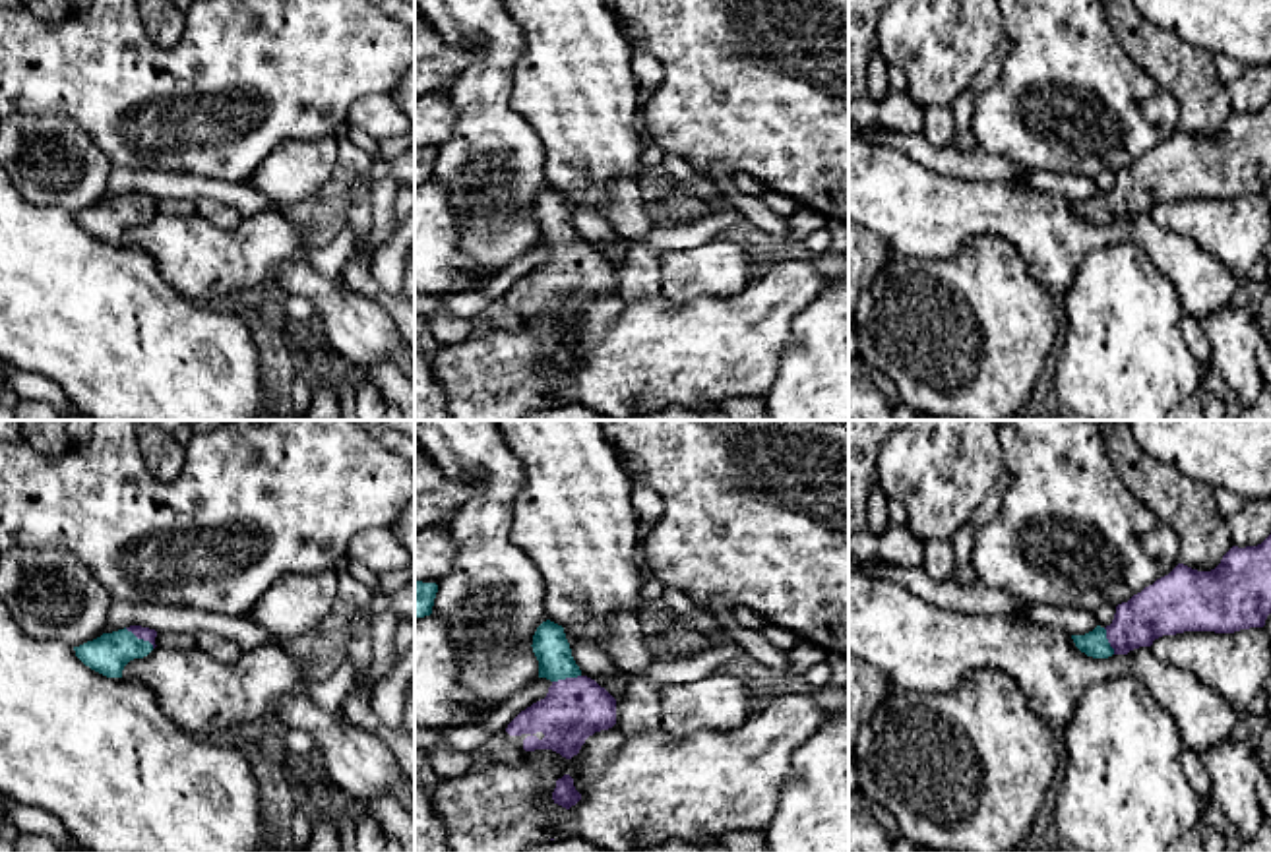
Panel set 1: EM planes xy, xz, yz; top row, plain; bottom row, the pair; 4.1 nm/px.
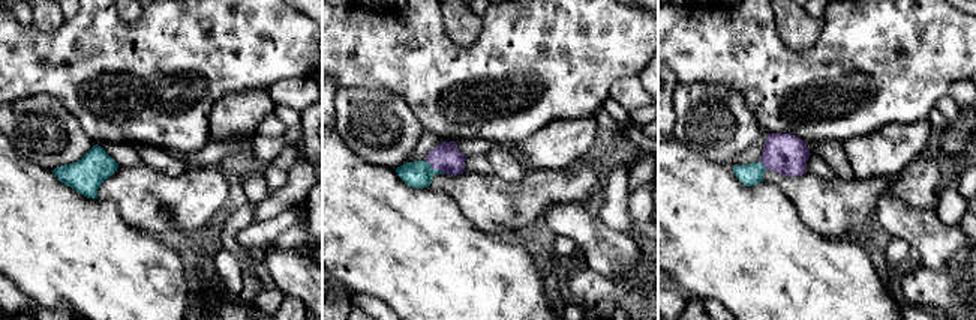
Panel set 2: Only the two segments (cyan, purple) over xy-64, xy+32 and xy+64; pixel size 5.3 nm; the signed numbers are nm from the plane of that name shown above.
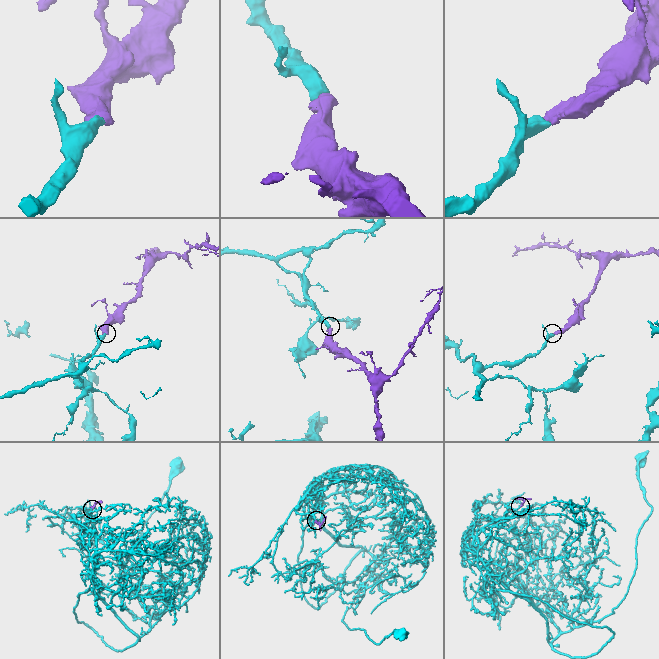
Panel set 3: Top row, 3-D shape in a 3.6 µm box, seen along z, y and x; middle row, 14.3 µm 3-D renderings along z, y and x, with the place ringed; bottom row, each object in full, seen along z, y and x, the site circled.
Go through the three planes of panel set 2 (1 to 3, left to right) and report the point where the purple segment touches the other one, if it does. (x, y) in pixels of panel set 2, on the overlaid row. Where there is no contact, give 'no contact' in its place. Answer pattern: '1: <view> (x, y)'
1: no contact
2: xy+32 (434, 169)
3: xy+64 (763, 166)

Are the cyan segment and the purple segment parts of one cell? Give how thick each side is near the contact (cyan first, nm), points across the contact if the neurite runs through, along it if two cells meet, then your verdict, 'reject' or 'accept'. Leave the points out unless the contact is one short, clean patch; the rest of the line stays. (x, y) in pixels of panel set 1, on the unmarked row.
160/60 nm | across xy (109, 219), (140, 206), (146, 200) | accept

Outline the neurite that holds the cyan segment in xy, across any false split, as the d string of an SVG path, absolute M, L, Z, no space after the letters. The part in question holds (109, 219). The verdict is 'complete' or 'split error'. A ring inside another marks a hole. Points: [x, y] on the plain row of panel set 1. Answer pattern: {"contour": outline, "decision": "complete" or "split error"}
{"contour": "M130 192L74 213L76 223L91 236L107 244L122 244L124 232L134 225L147 223L155 211L157 198Z", "decision": "split error"}

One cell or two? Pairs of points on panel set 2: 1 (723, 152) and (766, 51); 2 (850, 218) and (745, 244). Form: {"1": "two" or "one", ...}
{"1": "two", "2": "two"}

